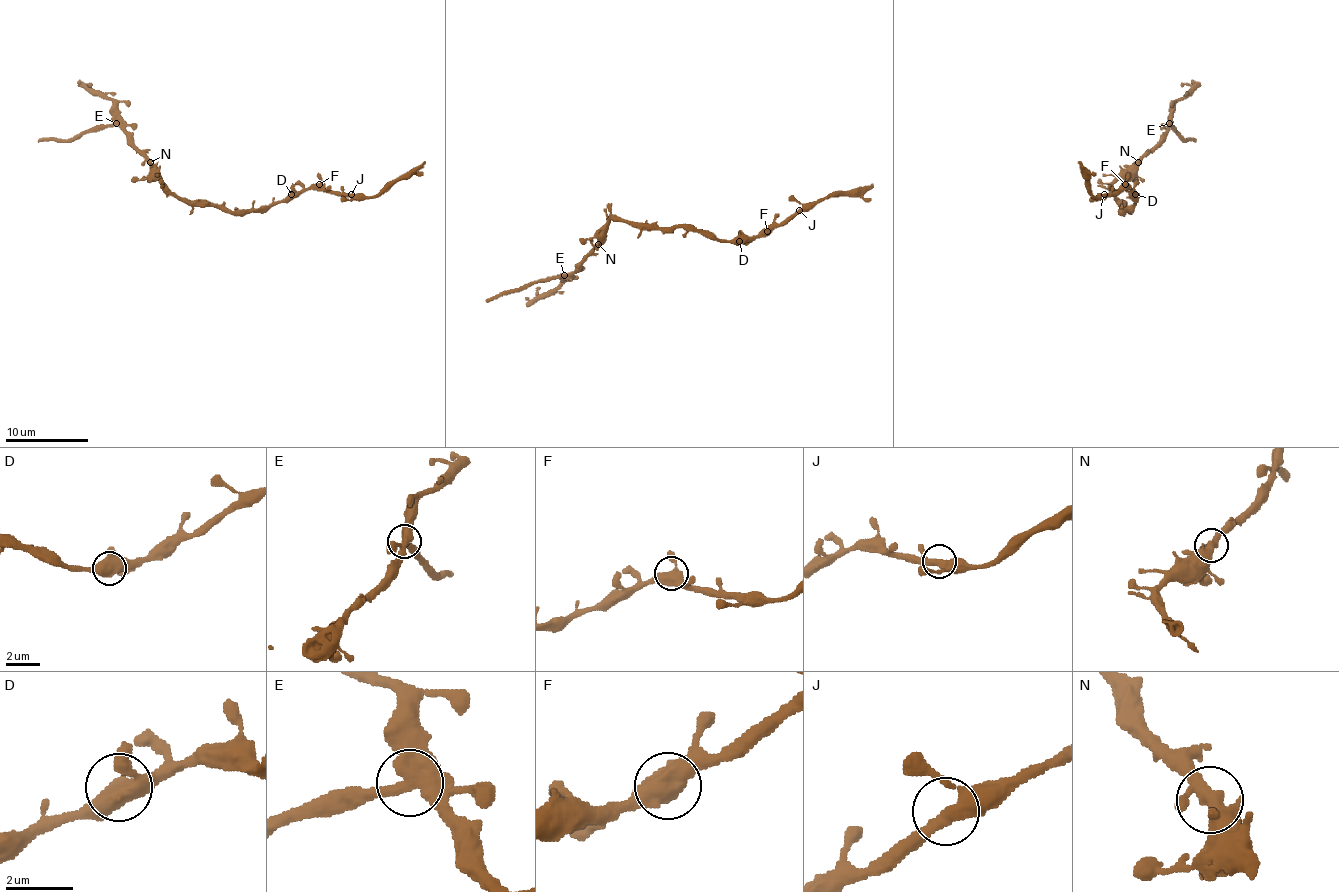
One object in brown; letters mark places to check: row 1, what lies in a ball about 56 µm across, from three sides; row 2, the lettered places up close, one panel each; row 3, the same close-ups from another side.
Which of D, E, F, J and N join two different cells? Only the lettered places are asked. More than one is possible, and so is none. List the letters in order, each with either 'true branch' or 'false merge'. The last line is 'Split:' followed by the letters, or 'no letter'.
D: true branch
E: false merge
F: true branch
J: true branch
N: true branch
Split: E

